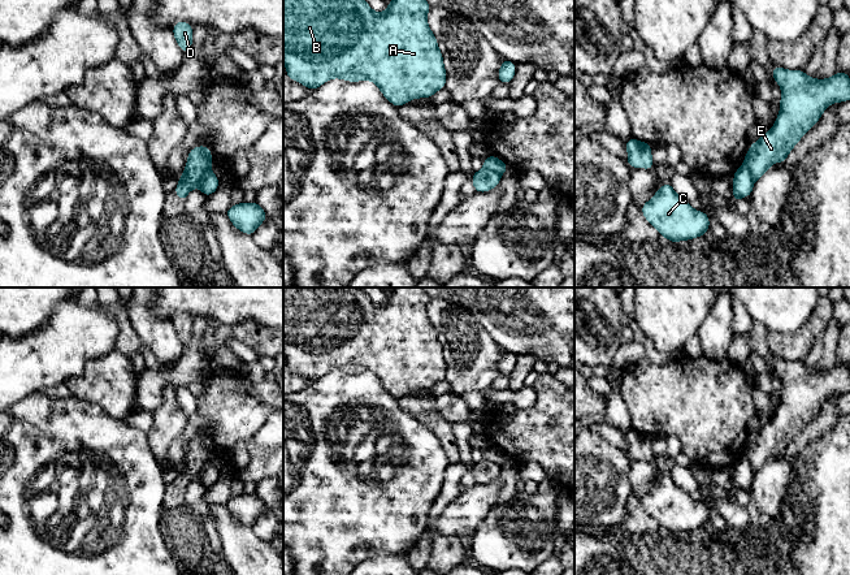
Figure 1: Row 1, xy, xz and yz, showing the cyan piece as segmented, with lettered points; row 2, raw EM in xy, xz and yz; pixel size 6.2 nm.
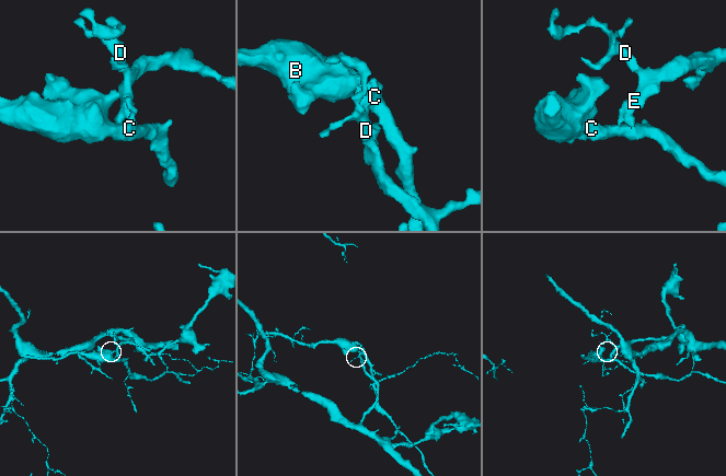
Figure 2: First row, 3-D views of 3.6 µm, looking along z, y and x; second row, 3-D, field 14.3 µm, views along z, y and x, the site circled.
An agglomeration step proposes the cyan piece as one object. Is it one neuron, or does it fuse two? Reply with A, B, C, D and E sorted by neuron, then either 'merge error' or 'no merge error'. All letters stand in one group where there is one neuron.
A B C / D E | merge error

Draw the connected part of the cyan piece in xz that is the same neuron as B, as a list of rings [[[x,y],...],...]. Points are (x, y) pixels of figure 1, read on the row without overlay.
[[[283,288],[283,354],[287,369],[309,382],[333,369],[372,372],[396,399],[409,392],[431,389],[446,379],[446,360],[426,307],[430,295],[422,288],[395,288],[385,303],[374,303],[360,288]]]

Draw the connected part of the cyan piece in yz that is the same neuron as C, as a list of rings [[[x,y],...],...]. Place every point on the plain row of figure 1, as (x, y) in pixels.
[[[665,474],[641,502],[645,510],[669,533],[694,531],[708,524],[710,510],[695,502]]]

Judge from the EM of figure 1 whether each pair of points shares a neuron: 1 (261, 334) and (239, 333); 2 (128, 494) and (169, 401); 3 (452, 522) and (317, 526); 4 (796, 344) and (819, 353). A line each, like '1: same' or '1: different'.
1: same
2: different
3: different
4: different

